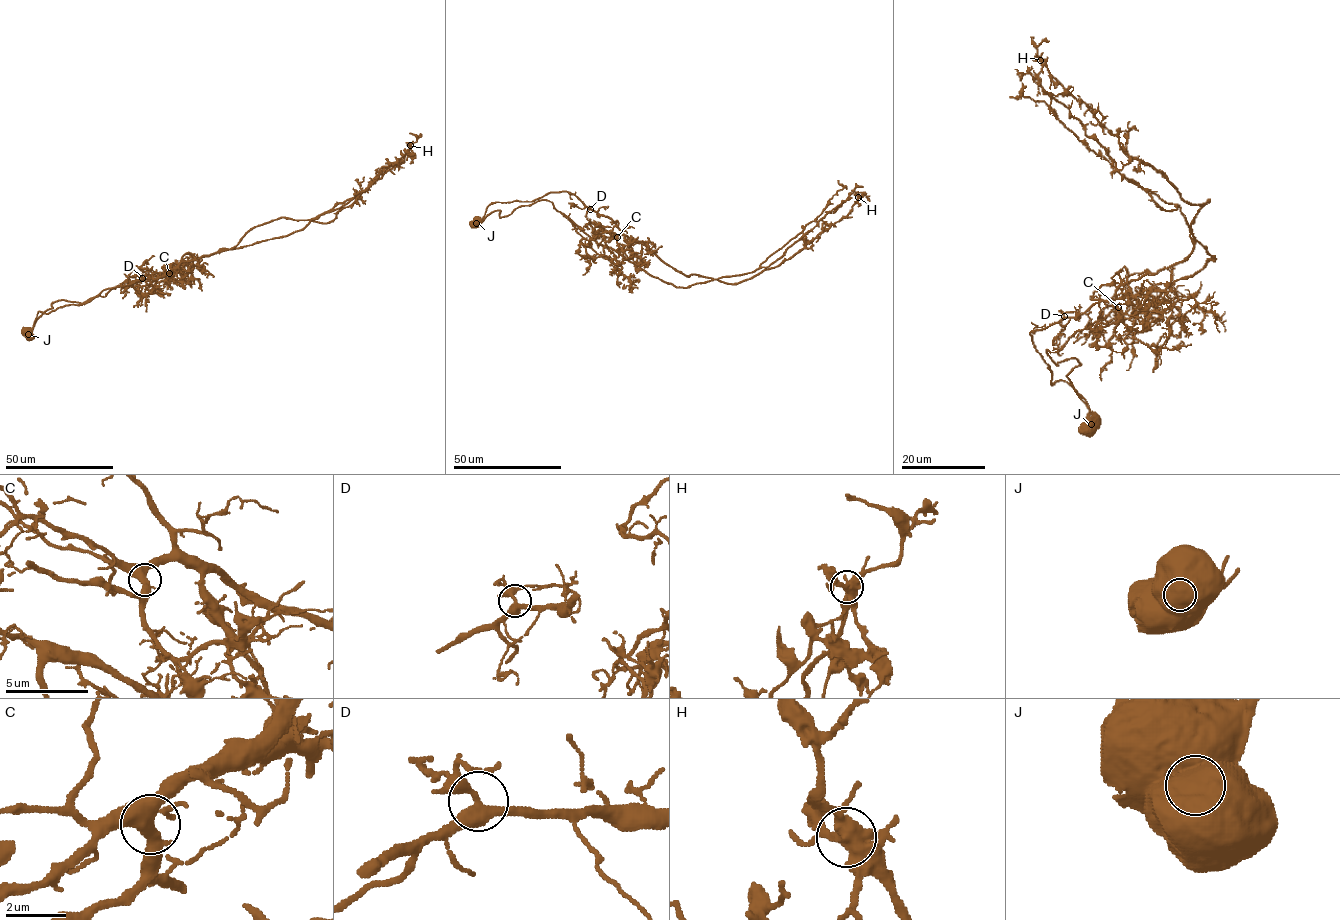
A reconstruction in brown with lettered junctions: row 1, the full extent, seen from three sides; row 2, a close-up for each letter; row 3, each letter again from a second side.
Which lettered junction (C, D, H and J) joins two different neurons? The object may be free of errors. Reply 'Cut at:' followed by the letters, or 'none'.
Cut at: J

